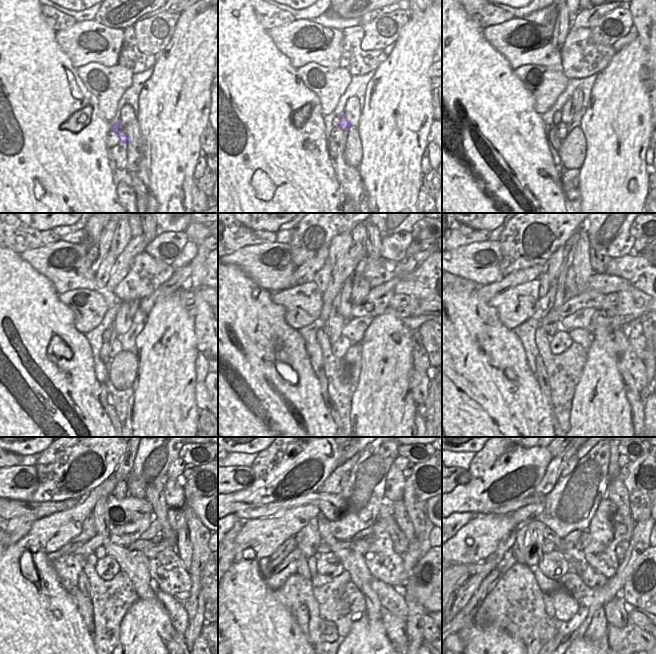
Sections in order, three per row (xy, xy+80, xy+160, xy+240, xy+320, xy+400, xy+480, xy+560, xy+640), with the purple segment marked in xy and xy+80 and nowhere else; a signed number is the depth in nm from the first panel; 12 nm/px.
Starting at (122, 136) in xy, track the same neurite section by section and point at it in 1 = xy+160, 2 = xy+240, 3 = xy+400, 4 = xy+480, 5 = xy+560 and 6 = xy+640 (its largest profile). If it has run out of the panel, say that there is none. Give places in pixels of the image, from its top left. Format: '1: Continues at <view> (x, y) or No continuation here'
1: Continues at xy+160 (568, 110)
2: Continues at xy+240 (122, 323)
3: Continues at xy+400 (570, 277)
4: Continues at xy+480 (120, 491)
5: Continues at xy+560 (343, 482)
6: Continues at xy+640 (573, 460)

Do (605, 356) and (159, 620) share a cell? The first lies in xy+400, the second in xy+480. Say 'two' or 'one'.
one

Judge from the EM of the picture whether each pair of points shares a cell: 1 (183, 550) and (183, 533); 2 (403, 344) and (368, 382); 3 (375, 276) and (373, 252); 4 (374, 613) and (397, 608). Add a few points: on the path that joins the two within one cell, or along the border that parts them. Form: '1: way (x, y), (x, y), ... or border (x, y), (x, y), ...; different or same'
1: way (183, 546), (183, 537); same
2: way (393, 354), (378, 372); same
3: border (366, 254), (370, 257), (380, 257); different
4: border (372, 589), (377, 595), (383, 610); different

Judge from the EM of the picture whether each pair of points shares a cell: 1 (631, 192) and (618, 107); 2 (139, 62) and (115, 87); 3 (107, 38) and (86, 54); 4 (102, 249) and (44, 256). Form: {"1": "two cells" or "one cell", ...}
{"1": "one cell", "2": "two cells", "3": "one cell", "4": "two cells"}

